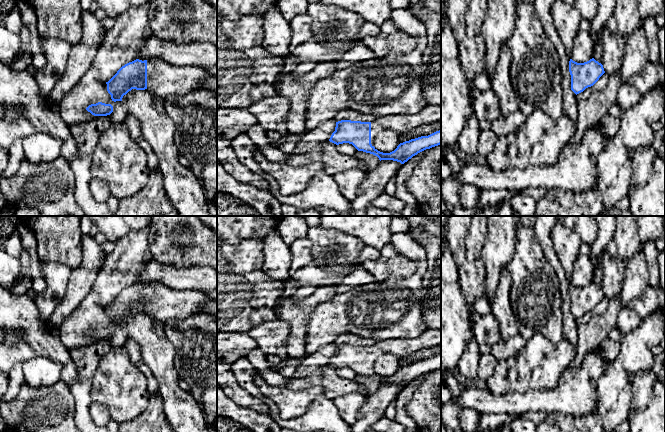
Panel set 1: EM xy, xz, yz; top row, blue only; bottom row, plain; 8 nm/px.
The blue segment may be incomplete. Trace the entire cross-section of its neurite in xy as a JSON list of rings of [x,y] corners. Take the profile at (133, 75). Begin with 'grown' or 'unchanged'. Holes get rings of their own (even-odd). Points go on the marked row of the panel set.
grown; [[[136,59],[122,66],[106,84],[114,102],[122,101],[132,89],[147,89],[165,99],[200,89],[199,83],[210,76],[204,67],[174,66],[160,59]]]

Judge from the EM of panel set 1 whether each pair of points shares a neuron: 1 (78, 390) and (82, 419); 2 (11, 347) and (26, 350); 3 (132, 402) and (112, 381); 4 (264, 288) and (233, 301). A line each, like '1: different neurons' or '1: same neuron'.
1: same neuron
2: same neuron
3: same neuron
4: same neuron

